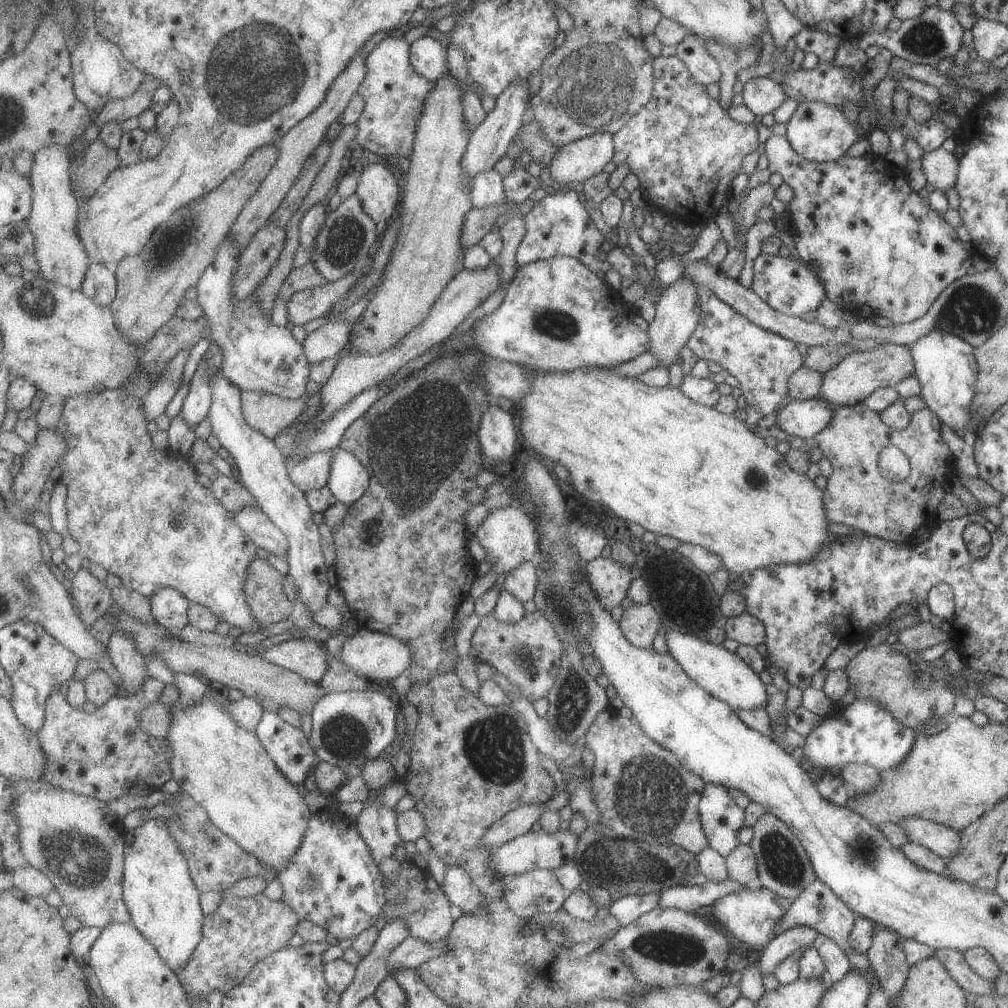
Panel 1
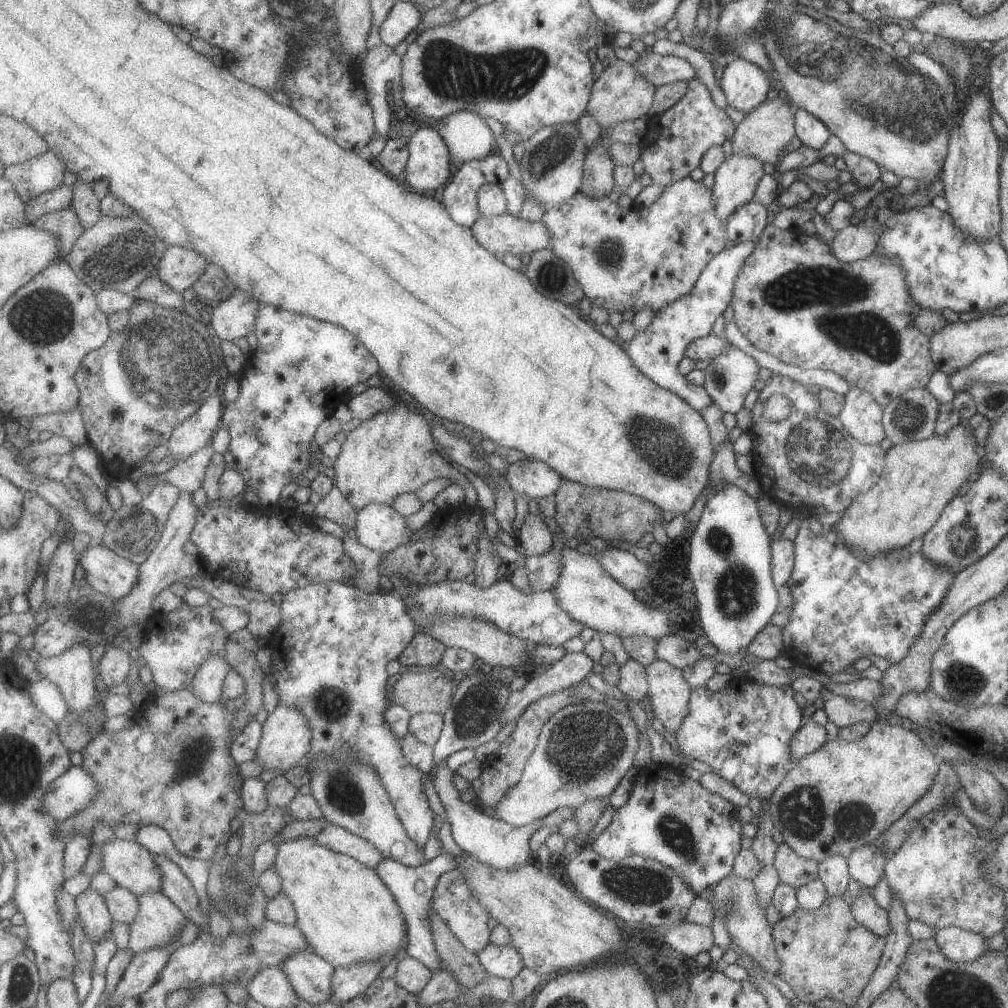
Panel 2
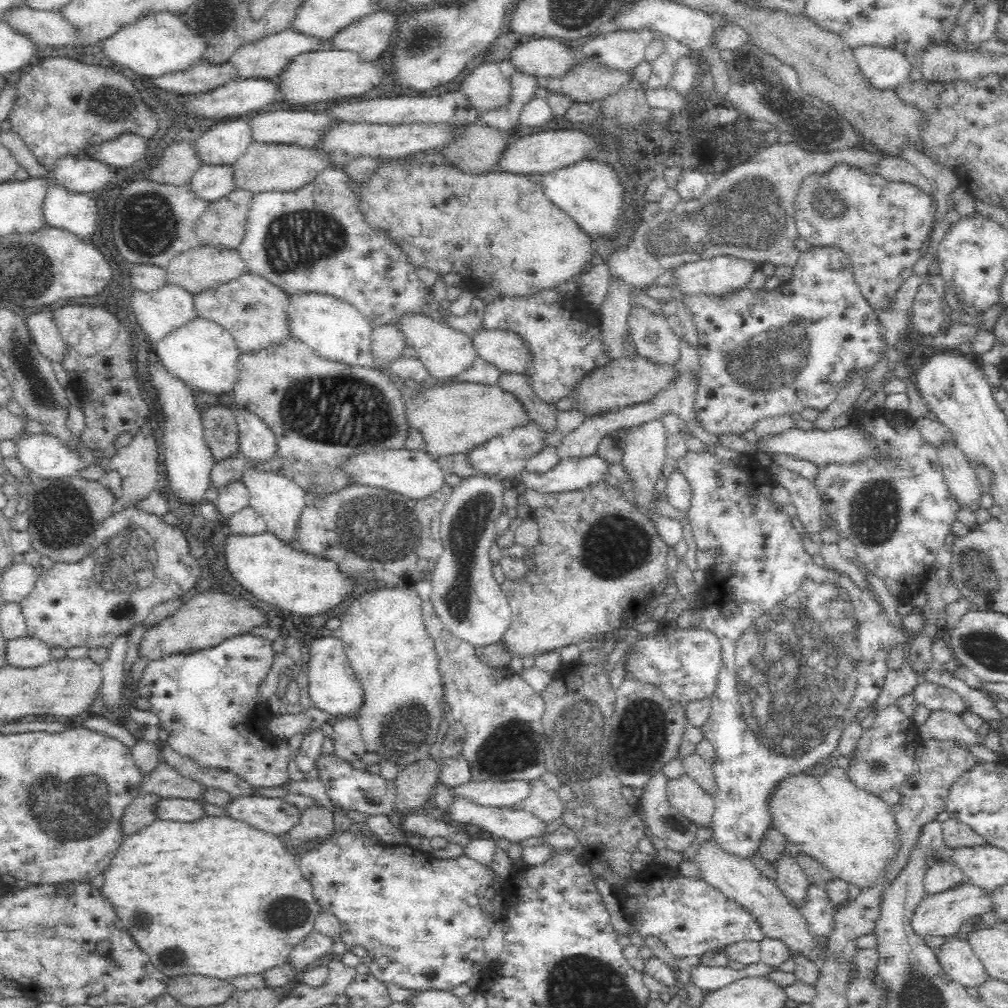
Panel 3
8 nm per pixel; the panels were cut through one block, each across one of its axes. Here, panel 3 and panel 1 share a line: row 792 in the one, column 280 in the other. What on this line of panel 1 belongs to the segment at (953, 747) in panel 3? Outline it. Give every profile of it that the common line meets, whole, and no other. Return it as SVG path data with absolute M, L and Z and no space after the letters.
M235 892L223 898L217 911L205 920L205 937L190 964L178 972L189 994L207 997L220 990L228 996L271 954L291 947L297 936L301 916L289 902L273 900L264 893L240 896Z

